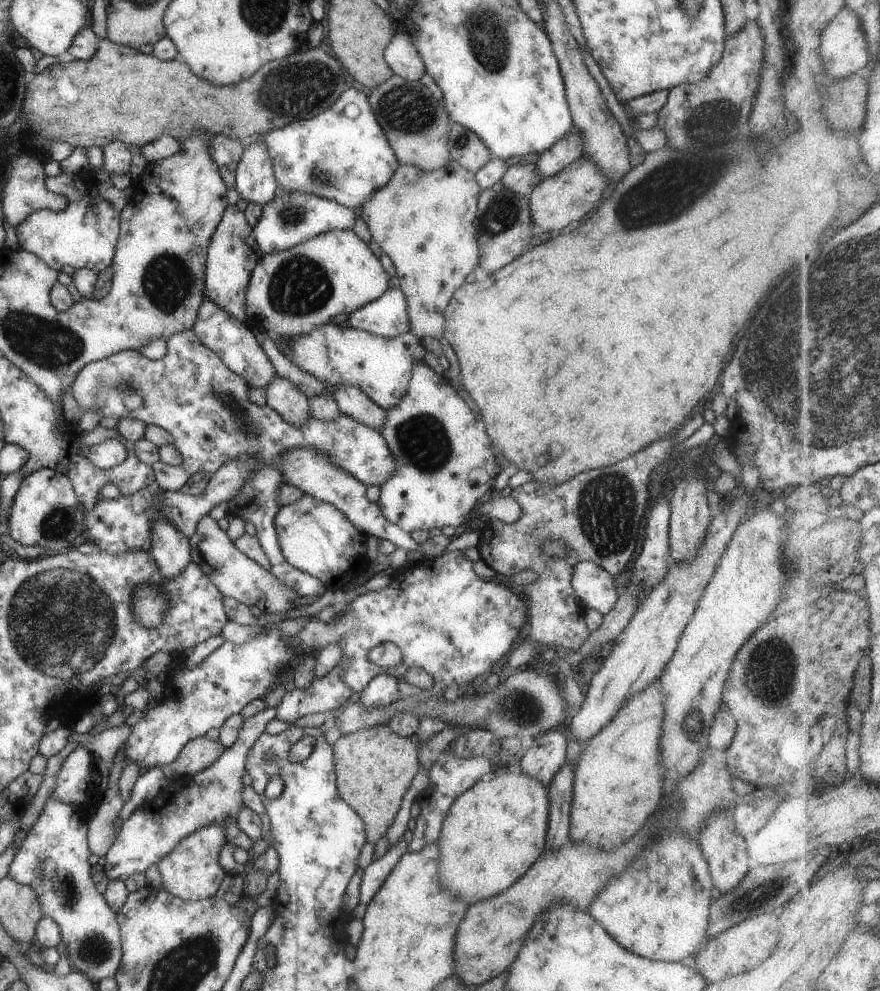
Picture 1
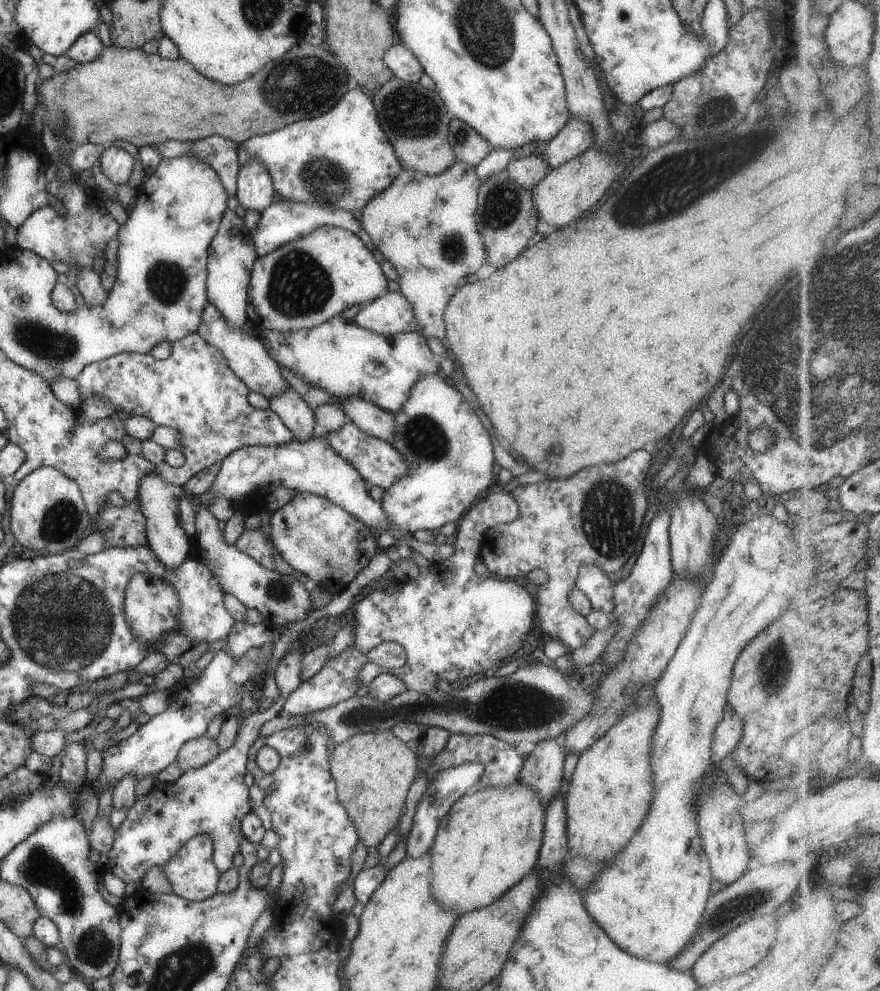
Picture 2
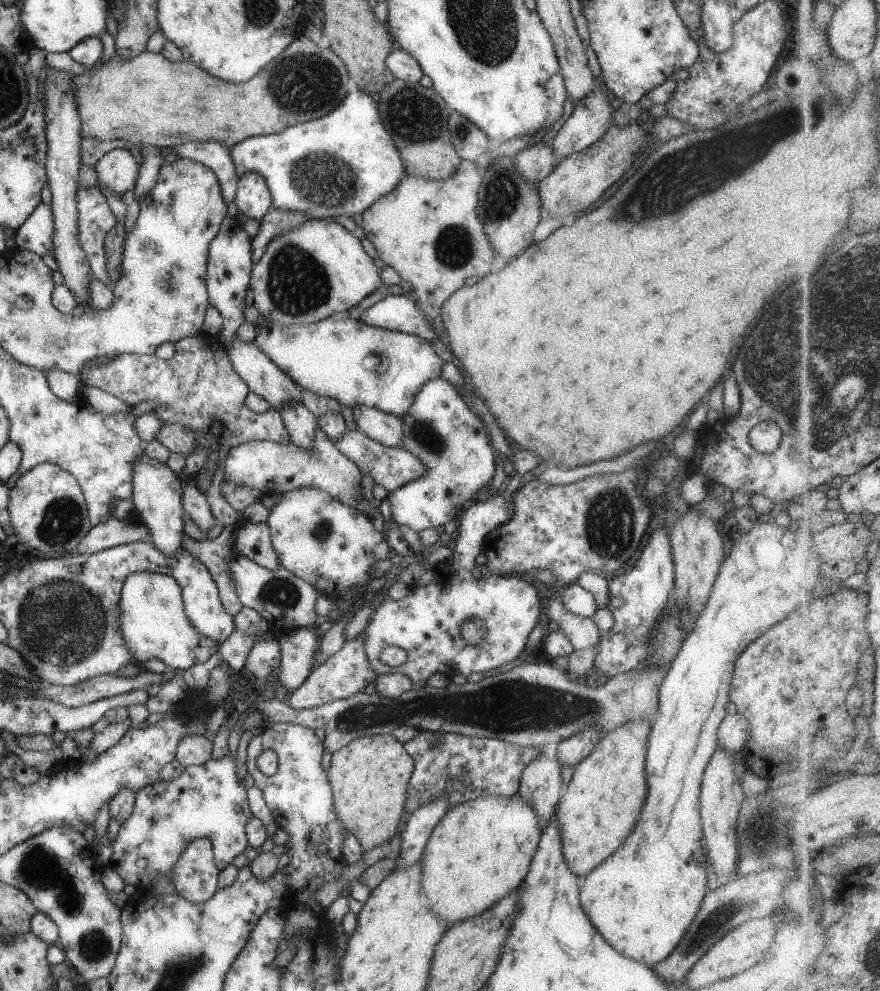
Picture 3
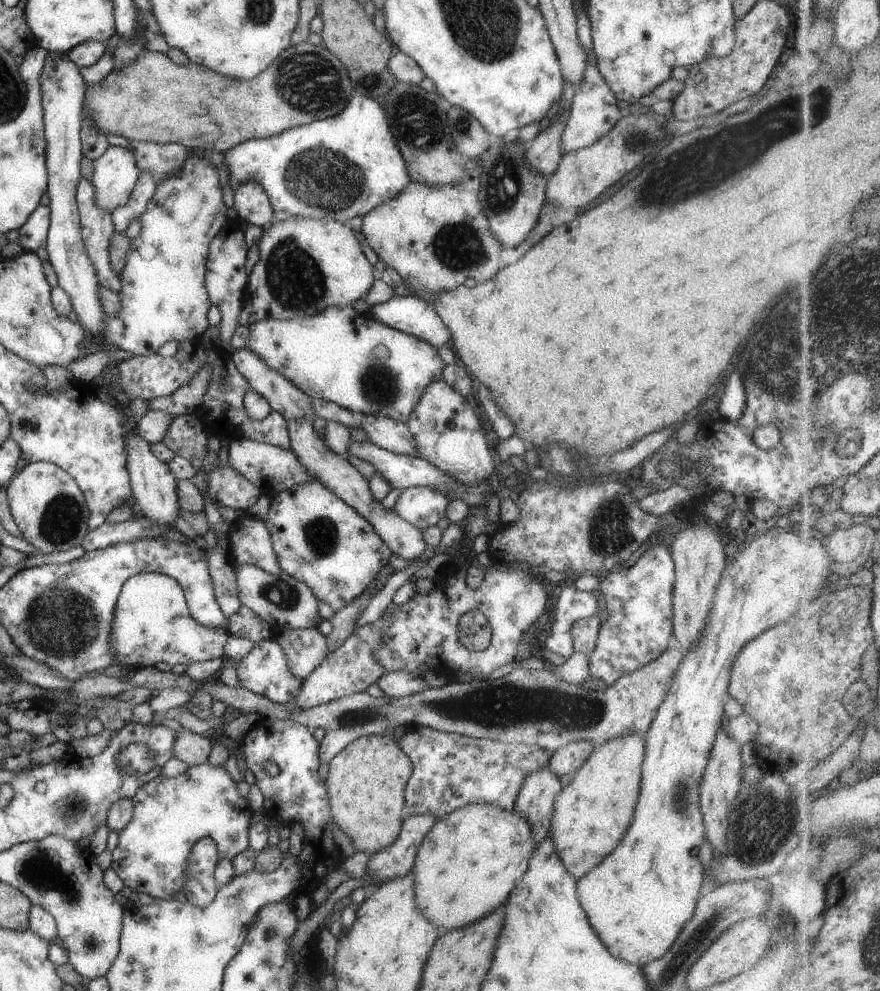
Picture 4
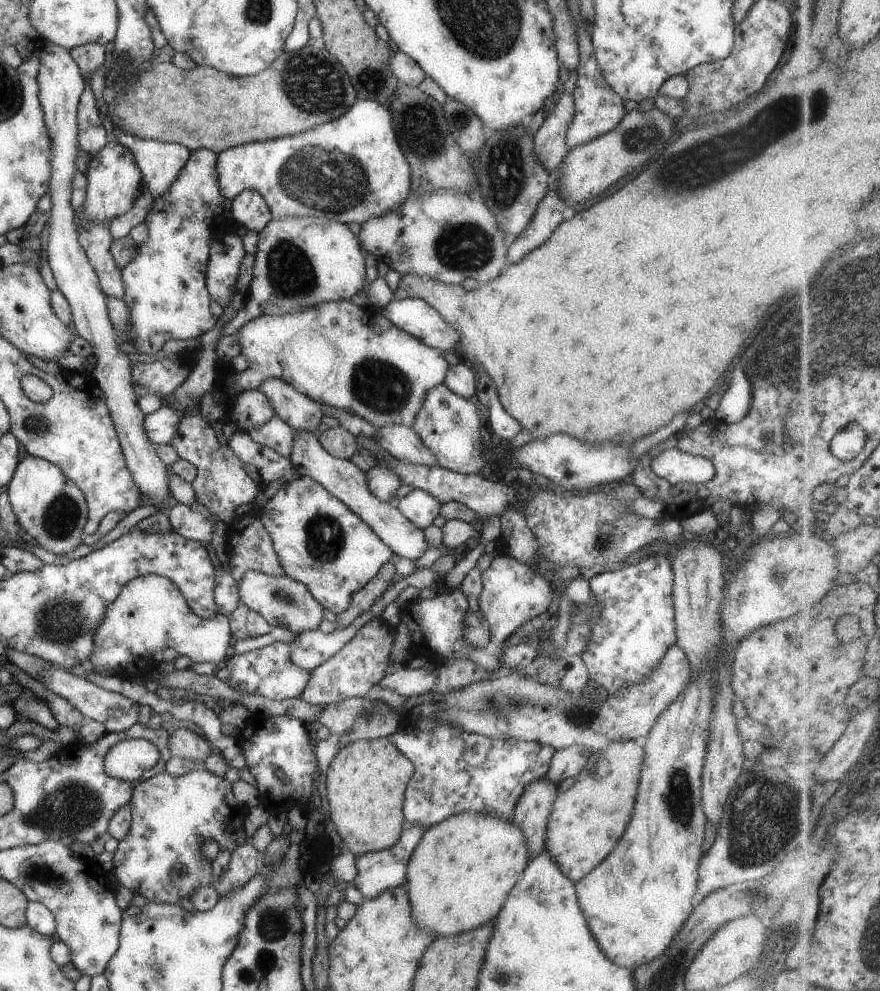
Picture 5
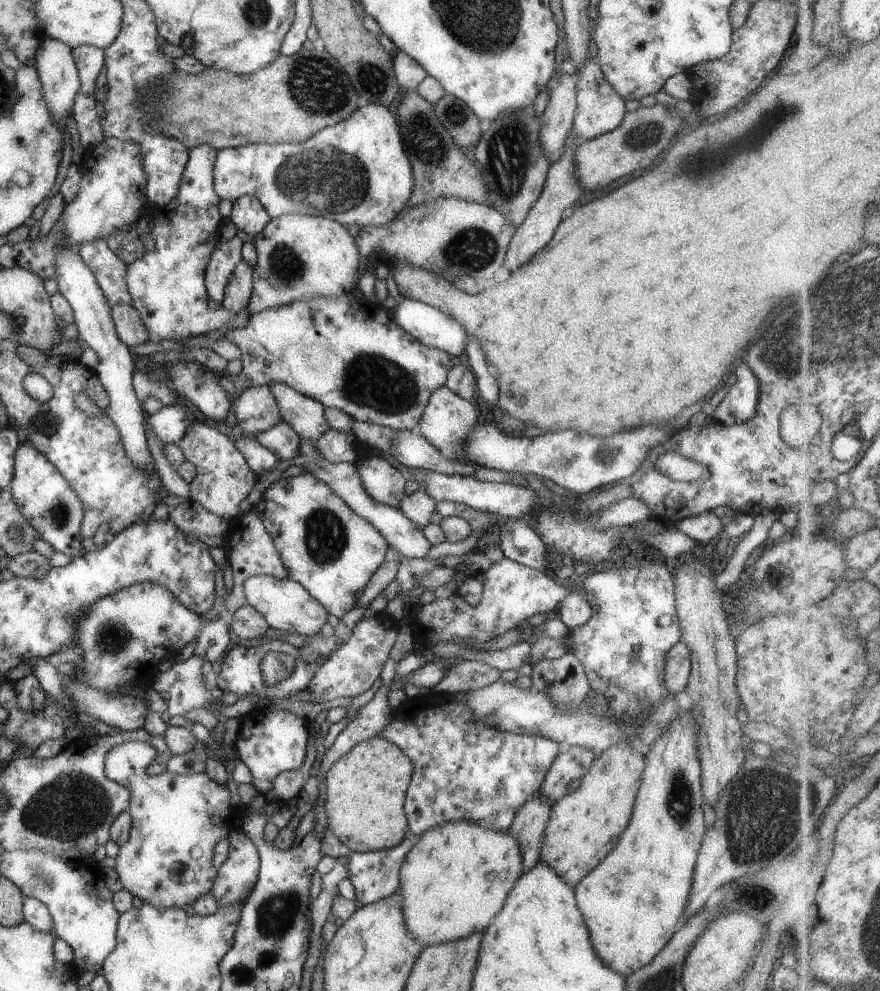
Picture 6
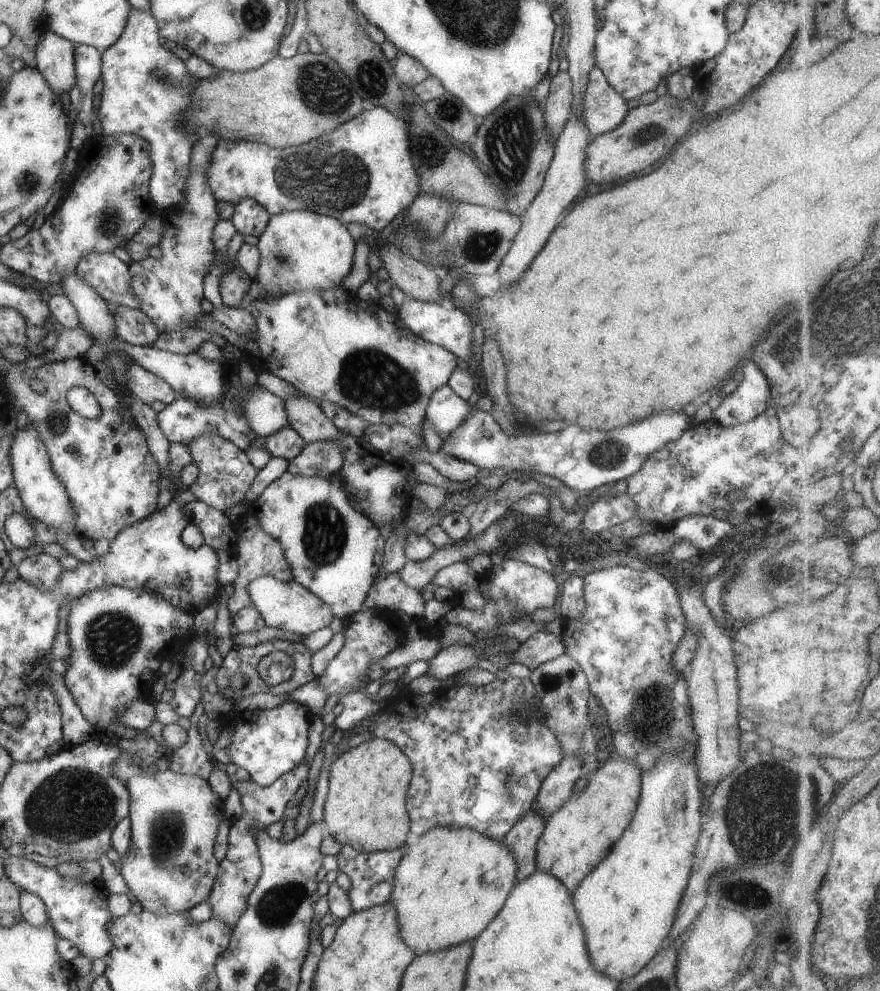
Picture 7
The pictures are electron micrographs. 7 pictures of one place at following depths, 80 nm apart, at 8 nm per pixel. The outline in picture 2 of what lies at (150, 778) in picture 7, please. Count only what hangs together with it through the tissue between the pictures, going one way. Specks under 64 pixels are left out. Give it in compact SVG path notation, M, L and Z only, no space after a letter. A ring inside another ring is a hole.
M283 692L281 696L274 699L273 704L267 710L262 712L254 710L249 714L245 718L241 730L236 734L233 744L227 750L217 753L215 758L197 768L183 771L181 776L176 778L171 785L162 786L159 782L155 782L145 794L138 796L134 800L133 806L126 810L123 822L114 830L111 850L106 852L107 862L105 862L104 869L111 872L112 875L118 876L119 880L124 883L141 882L144 873L149 868L163 866L183 846L186 840L189 840L192 836L204 834L208 834L213 841L211 859L215 869L221 874L232 867L233 855L239 851L242 839L240 820L251 811L249 797L247 796L248 789L243 785L242 779L246 773L246 754L250 744L258 737L257 731L263 722L279 715L286 696L287 694Z

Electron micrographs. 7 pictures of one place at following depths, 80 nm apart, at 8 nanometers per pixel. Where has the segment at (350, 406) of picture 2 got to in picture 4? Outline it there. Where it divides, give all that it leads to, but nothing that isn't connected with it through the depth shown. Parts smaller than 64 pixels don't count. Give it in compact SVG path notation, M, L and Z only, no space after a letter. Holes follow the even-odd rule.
M363 416L361 428L375 446L398 455L418 456L415 441L405 423L387 417Z

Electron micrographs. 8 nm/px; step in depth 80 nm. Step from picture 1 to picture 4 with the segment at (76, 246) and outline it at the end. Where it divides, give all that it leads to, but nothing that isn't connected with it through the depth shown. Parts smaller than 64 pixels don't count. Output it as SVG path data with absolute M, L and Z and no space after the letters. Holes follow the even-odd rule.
M37 205L18 228L19 238L16 242L23 250L35 252L39 246L44 246L50 221L49 211L49 207Z

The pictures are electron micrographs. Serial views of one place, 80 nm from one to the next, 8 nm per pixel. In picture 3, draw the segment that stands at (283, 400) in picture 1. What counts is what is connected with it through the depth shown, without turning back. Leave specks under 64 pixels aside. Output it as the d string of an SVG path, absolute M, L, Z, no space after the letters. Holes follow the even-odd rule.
M288 403L278 411L290 442L296 447L310 449L314 433L317 432L317 418L302 403Z

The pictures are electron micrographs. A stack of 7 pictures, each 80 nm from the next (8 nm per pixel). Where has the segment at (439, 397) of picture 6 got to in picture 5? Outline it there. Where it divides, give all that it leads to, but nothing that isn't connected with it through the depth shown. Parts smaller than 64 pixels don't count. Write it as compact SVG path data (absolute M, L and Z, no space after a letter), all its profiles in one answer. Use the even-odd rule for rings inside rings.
M441 383L427 392L410 427L434 454L437 466L462 475L474 475L488 461L485 432L479 424L477 410L469 399L457 396Z

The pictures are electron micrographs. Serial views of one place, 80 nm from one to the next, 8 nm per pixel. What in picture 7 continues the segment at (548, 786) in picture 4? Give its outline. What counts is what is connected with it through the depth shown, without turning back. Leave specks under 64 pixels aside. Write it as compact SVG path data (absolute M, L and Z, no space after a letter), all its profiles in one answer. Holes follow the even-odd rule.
M533 808L525 812L523 818L517 821L501 840L512 852L516 862L515 884L525 880L536 870L535 847L545 823L545 817Z

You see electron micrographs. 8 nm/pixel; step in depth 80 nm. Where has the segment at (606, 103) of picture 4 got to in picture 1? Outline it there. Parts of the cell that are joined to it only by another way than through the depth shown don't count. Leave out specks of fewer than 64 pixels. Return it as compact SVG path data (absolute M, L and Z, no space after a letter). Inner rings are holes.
M571 125L571 128L559 140L540 152L539 158L534 163L544 179L555 174L567 163L579 158L582 154L583 147L580 132L575 125Z

